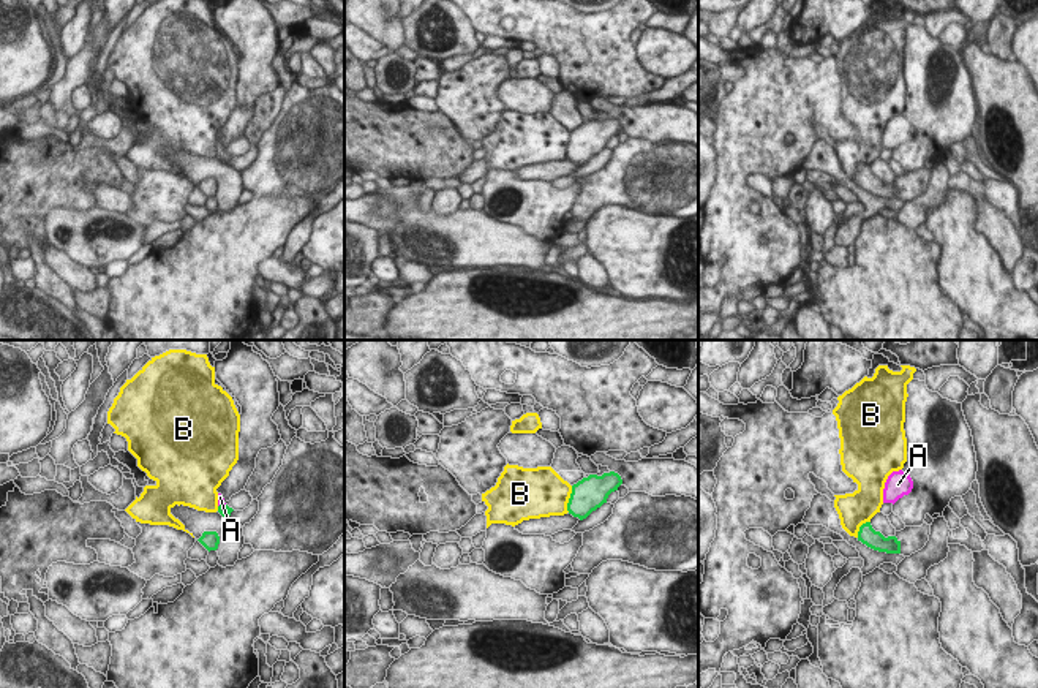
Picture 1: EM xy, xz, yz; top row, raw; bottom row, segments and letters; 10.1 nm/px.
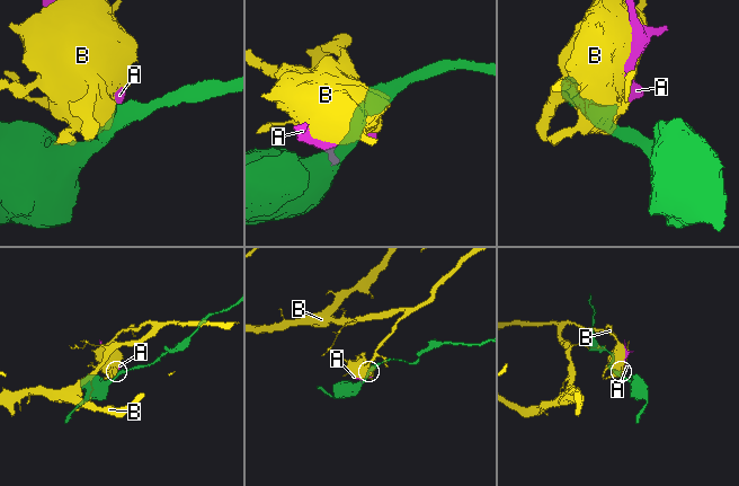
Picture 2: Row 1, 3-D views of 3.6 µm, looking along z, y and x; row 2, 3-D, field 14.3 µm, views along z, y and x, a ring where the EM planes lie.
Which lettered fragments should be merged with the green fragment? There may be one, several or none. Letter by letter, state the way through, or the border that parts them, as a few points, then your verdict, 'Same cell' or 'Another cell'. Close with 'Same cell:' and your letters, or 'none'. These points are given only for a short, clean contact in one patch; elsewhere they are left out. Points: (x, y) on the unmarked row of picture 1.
A: Path across: xy (223, 155), (221, 151), (220, 143). Same cell
B: Another cell
Same cell: A.

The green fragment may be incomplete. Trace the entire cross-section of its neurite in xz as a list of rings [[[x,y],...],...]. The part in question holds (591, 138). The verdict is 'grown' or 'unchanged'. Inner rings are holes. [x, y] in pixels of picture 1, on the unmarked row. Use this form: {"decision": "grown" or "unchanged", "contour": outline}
{"decision": "unchanged", "contour": [[[610,117],[602,122],[589,120],[572,131],[567,157],[580,166],[586,164],[592,157],[607,149],[611,138],[618,136],[622,125],[618,119]]]}

